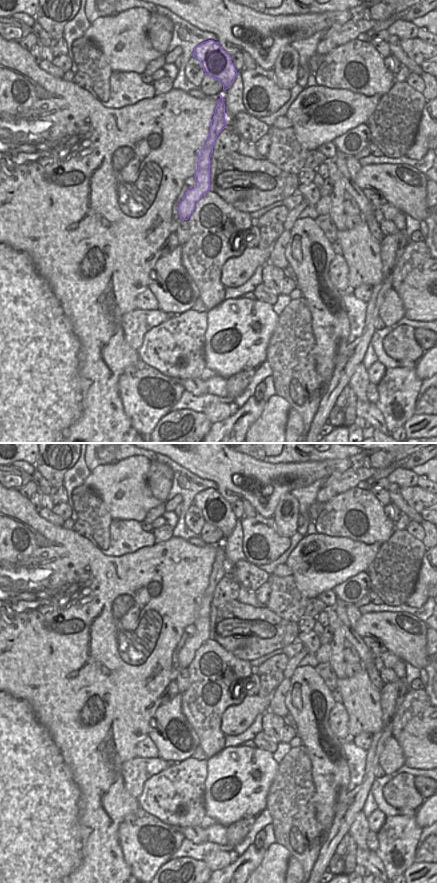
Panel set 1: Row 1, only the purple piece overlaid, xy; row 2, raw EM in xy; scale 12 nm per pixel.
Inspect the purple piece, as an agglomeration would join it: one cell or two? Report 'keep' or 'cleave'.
keep

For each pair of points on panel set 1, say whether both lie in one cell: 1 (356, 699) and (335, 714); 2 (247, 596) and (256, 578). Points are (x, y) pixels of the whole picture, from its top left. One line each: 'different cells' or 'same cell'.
1: different cells
2: different cells

